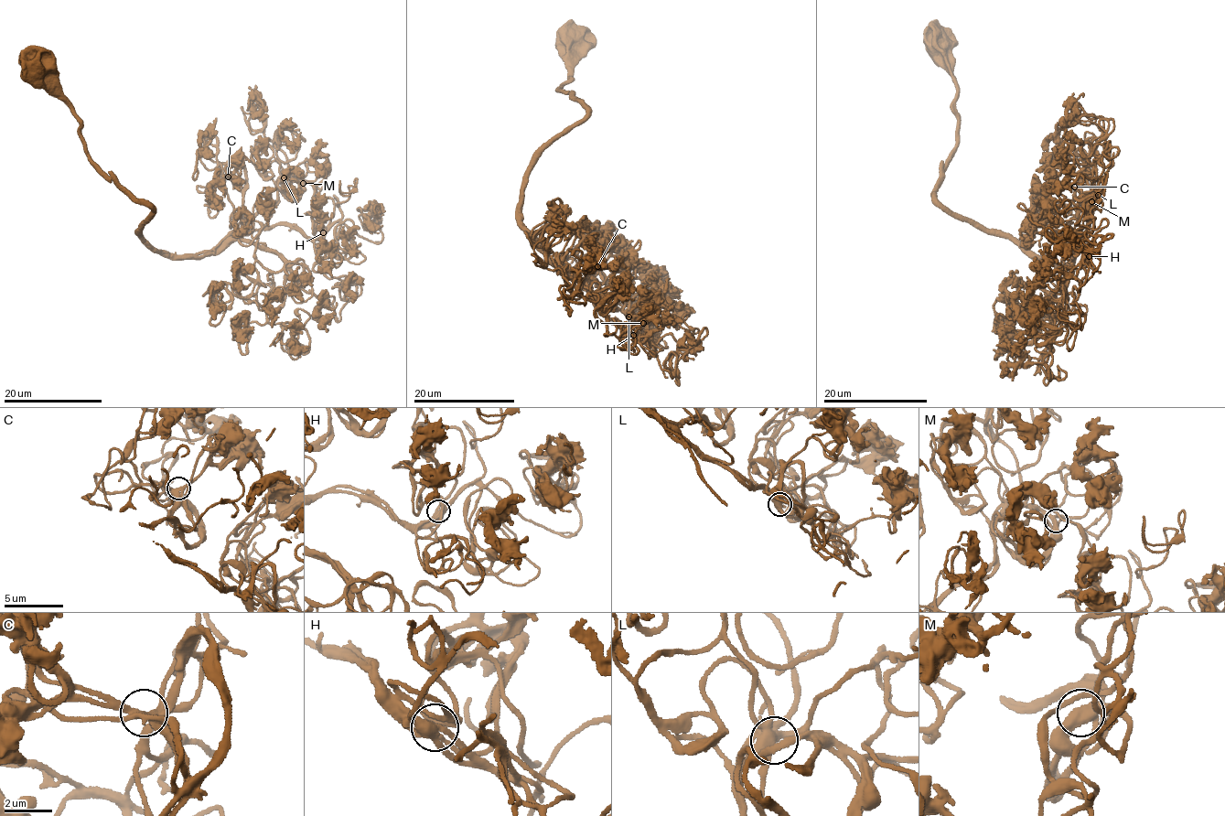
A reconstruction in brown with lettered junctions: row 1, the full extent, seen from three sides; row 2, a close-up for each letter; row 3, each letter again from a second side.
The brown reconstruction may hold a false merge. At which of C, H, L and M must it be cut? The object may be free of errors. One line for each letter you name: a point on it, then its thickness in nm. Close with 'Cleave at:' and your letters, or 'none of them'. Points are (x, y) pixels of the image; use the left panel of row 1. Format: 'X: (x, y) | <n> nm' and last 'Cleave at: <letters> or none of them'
Cleave at: none of them

